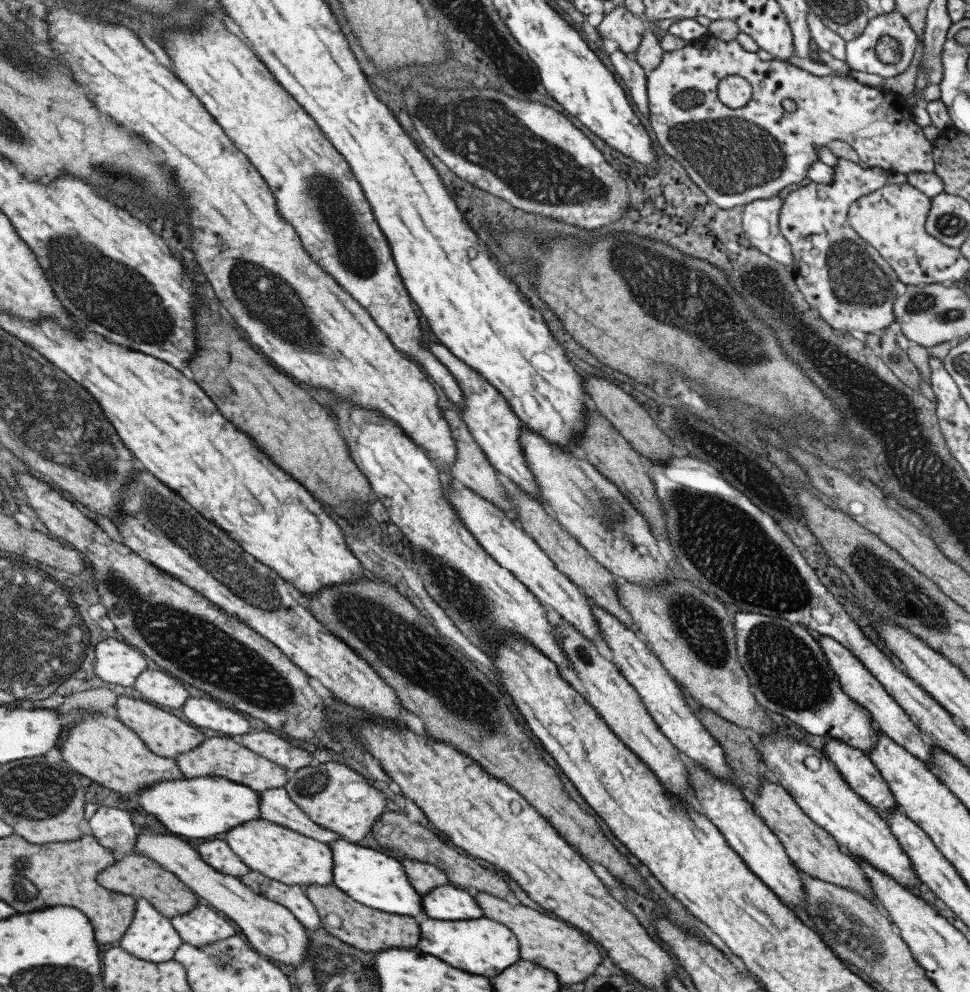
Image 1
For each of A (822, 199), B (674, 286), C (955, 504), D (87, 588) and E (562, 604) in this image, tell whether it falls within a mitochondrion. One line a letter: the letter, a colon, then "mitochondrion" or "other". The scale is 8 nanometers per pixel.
A: other
B: mitochondrion
C: mitochondrion
D: mitochondrion
E: other

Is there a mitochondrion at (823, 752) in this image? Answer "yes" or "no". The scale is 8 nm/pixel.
no

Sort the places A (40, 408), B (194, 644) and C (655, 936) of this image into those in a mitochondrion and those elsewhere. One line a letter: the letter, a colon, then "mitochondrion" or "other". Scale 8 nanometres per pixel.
A: mitochondrion
B: mitochondrion
C: other

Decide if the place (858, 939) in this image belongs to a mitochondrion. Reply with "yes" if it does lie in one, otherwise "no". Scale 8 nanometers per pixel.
yes

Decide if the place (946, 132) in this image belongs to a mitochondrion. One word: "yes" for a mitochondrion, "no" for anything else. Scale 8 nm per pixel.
no

